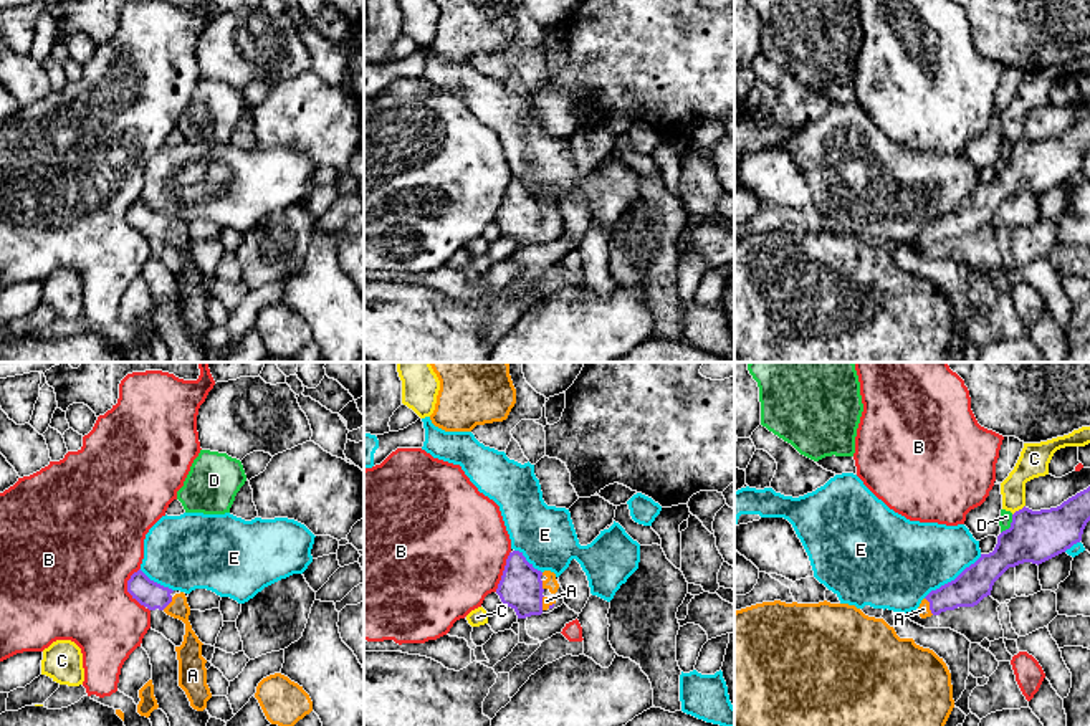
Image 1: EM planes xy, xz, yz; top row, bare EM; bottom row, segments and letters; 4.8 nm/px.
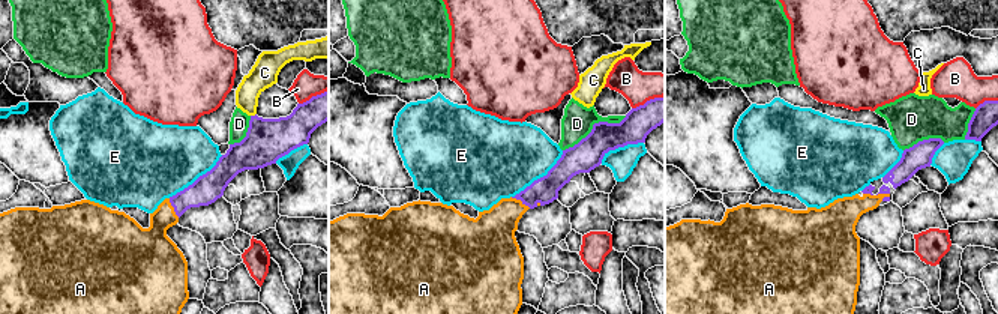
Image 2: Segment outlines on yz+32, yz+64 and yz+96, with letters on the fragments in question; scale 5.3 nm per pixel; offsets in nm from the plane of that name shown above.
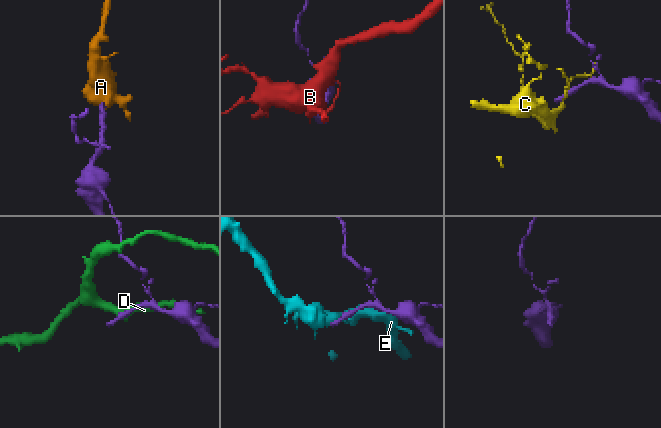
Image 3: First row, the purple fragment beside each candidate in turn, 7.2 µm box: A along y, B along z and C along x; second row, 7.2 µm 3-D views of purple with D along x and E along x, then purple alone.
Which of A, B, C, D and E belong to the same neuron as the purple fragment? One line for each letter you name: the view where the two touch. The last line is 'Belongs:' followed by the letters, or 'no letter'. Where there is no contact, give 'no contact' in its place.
A: contact in yz
Belongs: A

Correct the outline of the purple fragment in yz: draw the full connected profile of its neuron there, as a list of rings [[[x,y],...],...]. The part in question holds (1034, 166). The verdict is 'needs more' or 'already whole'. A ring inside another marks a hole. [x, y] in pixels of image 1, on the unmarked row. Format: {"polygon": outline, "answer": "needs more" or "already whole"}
{"polygon": [[[1090,116],[1075,126],[1068,127],[1057,137],[1032,141],[1022,137],[1012,144],[1011,157],[997,165],[997,174],[992,182],[981,187],[966,197],[954,210],[931,220],[920,233],[918,243],[921,248],[939,245],[958,236],[974,236],[984,227],[991,225],[994,212],[1009,198],[1024,192],[1042,193],[1082,170],[1083,159],[1090,150]]], "answer": "needs more"}

